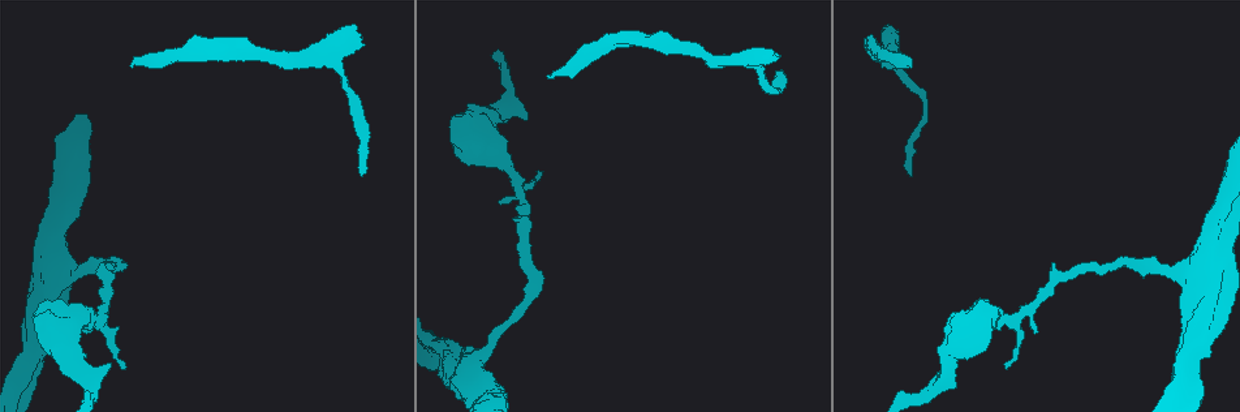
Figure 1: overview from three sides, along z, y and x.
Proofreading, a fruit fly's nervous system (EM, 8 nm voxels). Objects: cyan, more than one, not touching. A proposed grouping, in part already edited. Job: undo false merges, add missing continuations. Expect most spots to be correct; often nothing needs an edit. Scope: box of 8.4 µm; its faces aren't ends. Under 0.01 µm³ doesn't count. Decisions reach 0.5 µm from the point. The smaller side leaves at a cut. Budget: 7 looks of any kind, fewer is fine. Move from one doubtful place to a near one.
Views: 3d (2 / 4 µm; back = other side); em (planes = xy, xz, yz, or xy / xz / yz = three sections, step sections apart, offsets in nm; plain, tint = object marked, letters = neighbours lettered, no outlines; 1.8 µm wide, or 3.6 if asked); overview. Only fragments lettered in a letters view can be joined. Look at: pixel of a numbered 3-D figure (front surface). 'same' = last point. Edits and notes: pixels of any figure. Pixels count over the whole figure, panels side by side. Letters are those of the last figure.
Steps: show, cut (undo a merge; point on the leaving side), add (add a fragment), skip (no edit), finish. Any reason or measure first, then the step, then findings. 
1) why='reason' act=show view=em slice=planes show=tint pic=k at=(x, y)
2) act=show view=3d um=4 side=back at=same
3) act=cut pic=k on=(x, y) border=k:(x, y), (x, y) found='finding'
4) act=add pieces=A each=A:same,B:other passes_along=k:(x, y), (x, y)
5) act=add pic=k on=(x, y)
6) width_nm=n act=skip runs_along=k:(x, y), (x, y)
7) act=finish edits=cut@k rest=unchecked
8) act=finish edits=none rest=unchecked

why='arms part here' act=show view=em um=3.6 slice=yz step=16 show=tint pic=1 at=(1183, 359)

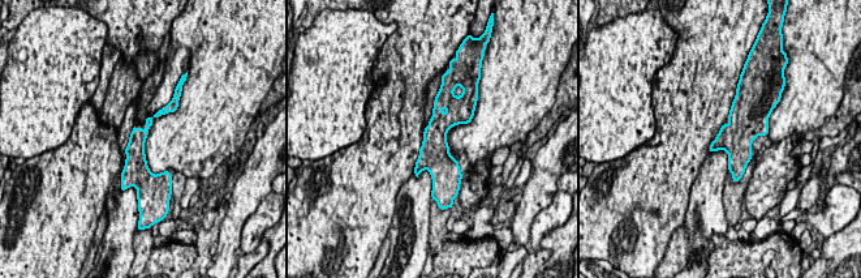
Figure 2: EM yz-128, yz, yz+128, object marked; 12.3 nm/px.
act=show view=em um=3.6 slice=yz step=16 show=letters at=same

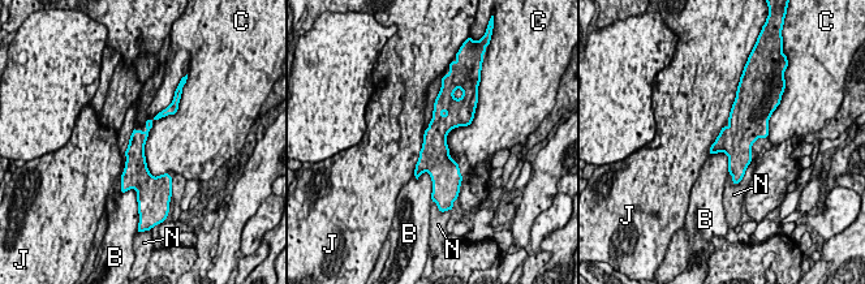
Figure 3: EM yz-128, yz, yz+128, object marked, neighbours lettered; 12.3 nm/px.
width_nm=220 act=skip each=B:other,C:other,J:other,N:other border=3:(425, 130), (413, 175) found='continuous, no second neuron'

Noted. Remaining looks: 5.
why='sharp bend' act=show view=em slice=xy step=8 show=tint pic=1 at=(48, 263)

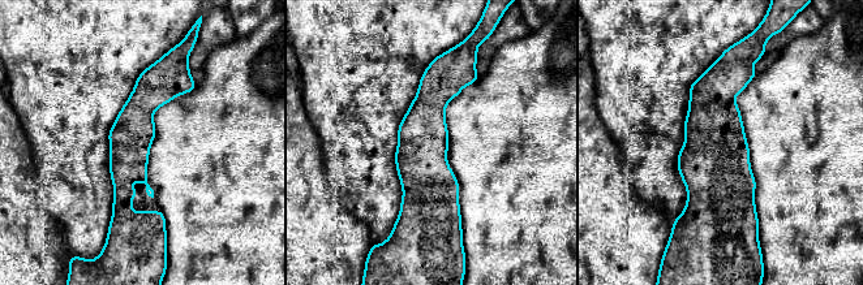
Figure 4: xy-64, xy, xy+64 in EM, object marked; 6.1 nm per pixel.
act=show view=em slice=planes show=letters at=same

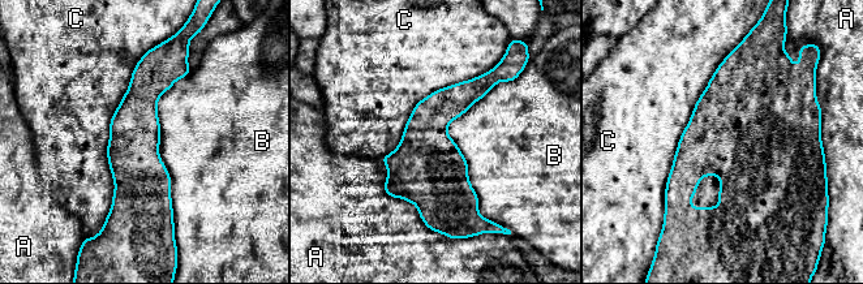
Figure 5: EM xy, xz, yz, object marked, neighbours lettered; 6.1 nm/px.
width_nm=320 act=skip each=A:other,B:other,C:other border=5:(192, 69), (157, 104), (174, 224) found='all the same neuron'

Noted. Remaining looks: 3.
why='end of a long branch' act=show view=em slice=planes show=letters pic=1 at=(911, 67)

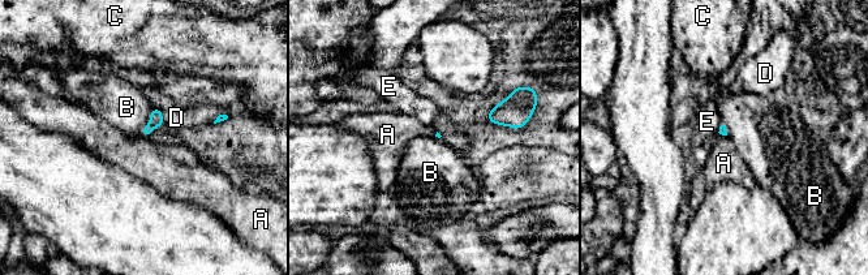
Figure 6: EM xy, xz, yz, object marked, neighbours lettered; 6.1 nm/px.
act=add pieces=D each=A:other,B:other,C:other,D:same,E:other passes_along=6:(157, 116), (162, 115), (176, 117) found='it goes on there'

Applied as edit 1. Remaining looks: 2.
act=finish edits=add@6 rest=unchecked

